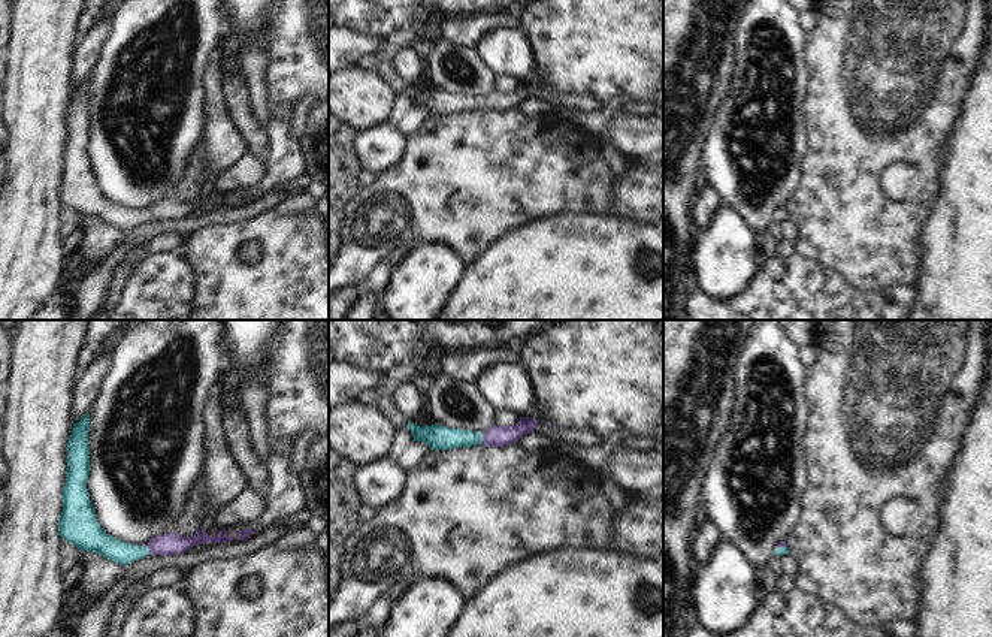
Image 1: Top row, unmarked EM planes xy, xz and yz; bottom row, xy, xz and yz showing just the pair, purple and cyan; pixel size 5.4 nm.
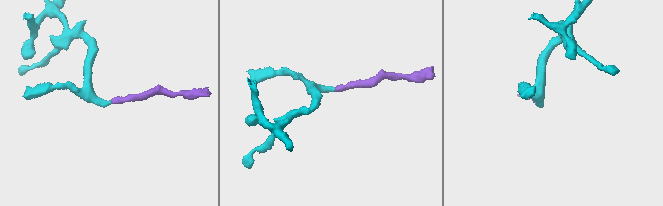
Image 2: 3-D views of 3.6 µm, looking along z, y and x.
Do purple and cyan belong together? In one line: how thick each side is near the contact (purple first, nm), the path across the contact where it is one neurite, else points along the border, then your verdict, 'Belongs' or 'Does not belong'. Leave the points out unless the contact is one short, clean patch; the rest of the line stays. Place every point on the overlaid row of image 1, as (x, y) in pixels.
Thickness 110 nm (purple) against 140 nm. Path across: xz (496, 435), (483, 438), (436, 437). Belongs

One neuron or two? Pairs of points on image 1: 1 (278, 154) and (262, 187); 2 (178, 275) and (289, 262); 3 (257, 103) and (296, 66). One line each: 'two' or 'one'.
1: one
2: two
3: two

